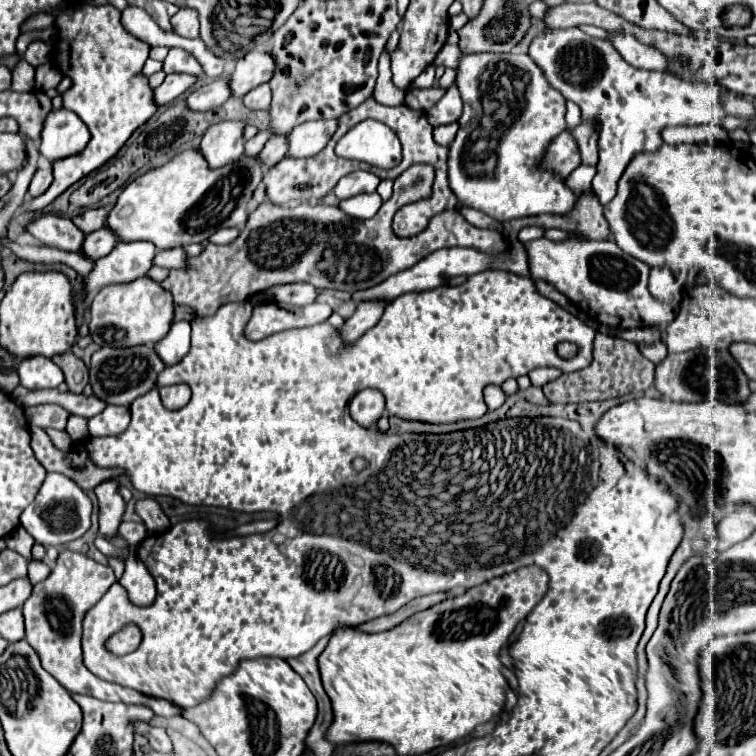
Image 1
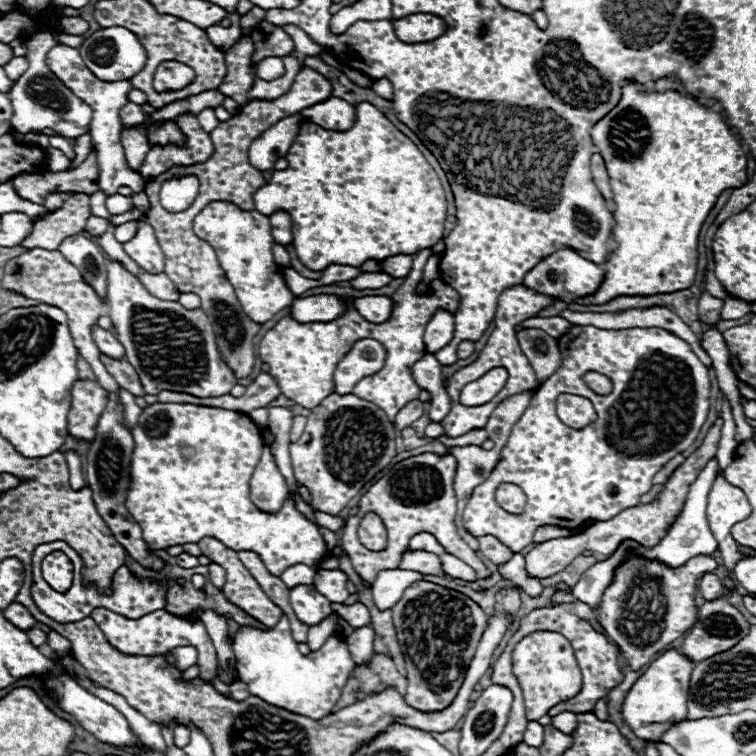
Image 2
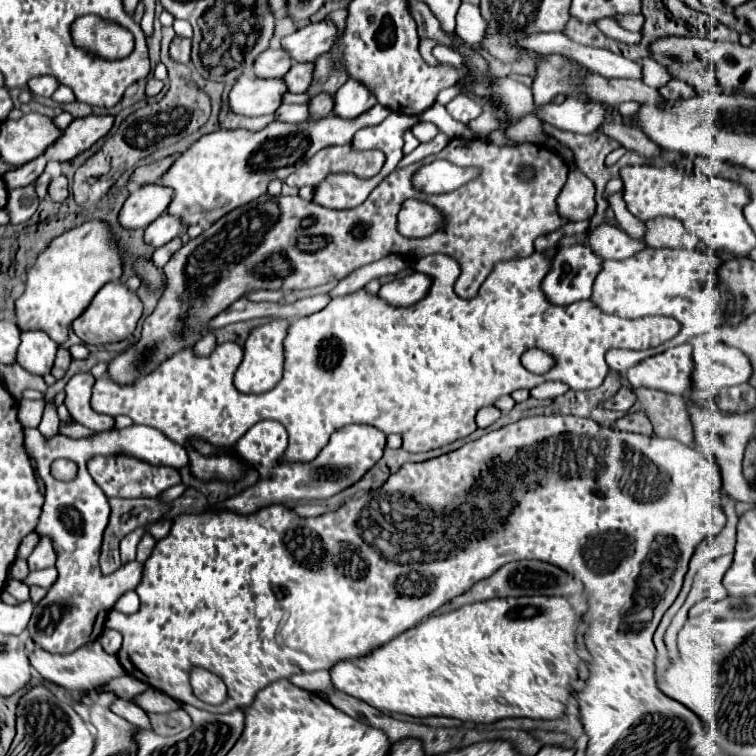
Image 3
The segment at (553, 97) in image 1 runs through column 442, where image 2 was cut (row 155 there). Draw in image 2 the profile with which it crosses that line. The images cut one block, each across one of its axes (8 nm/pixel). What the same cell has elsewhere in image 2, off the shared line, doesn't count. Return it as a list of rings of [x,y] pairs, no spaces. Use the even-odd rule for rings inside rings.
[[[48,148],[48,158],[46,158],[46,168],[52,170],[52,172],[60,172],[60,170],[66,170],[68,166],[68,158],[62,150],[58,148]]]

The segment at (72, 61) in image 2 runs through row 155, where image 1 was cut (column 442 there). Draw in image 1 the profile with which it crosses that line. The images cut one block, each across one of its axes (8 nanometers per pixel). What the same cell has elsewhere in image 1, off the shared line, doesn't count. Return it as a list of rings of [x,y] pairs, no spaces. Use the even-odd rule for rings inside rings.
[[[450,86],[446,90],[446,94],[440,98],[440,102],[430,108],[430,112],[426,114],[432,126],[442,126],[442,124],[450,124],[456,122],[462,114],[462,98],[456,86]]]

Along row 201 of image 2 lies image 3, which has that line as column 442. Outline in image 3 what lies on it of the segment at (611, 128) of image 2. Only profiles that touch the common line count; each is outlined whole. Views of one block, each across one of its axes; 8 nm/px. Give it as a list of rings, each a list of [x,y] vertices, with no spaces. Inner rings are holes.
[[[522,596],[522,598],[492,598],[486,602],[474,602],[468,606],[462,606],[454,612],[448,614],[434,614],[428,616],[424,622],[420,622],[416,628],[410,628],[384,644],[382,648],[376,648],[372,654],[362,656],[362,658],[352,658],[352,660],[340,660],[330,668],[332,682],[338,690],[356,696],[370,706],[386,712],[398,712],[398,714],[408,714],[408,716],[446,716],[446,718],[458,718],[462,722],[474,722],[474,724],[492,724],[502,718],[532,718],[532,720],[554,720],[560,718],[566,710],[568,694],[572,692],[570,682],[578,678],[576,666],[580,662],[580,656],[576,652],[576,620],[578,614],[570,606],[570,602],[562,596]]]

